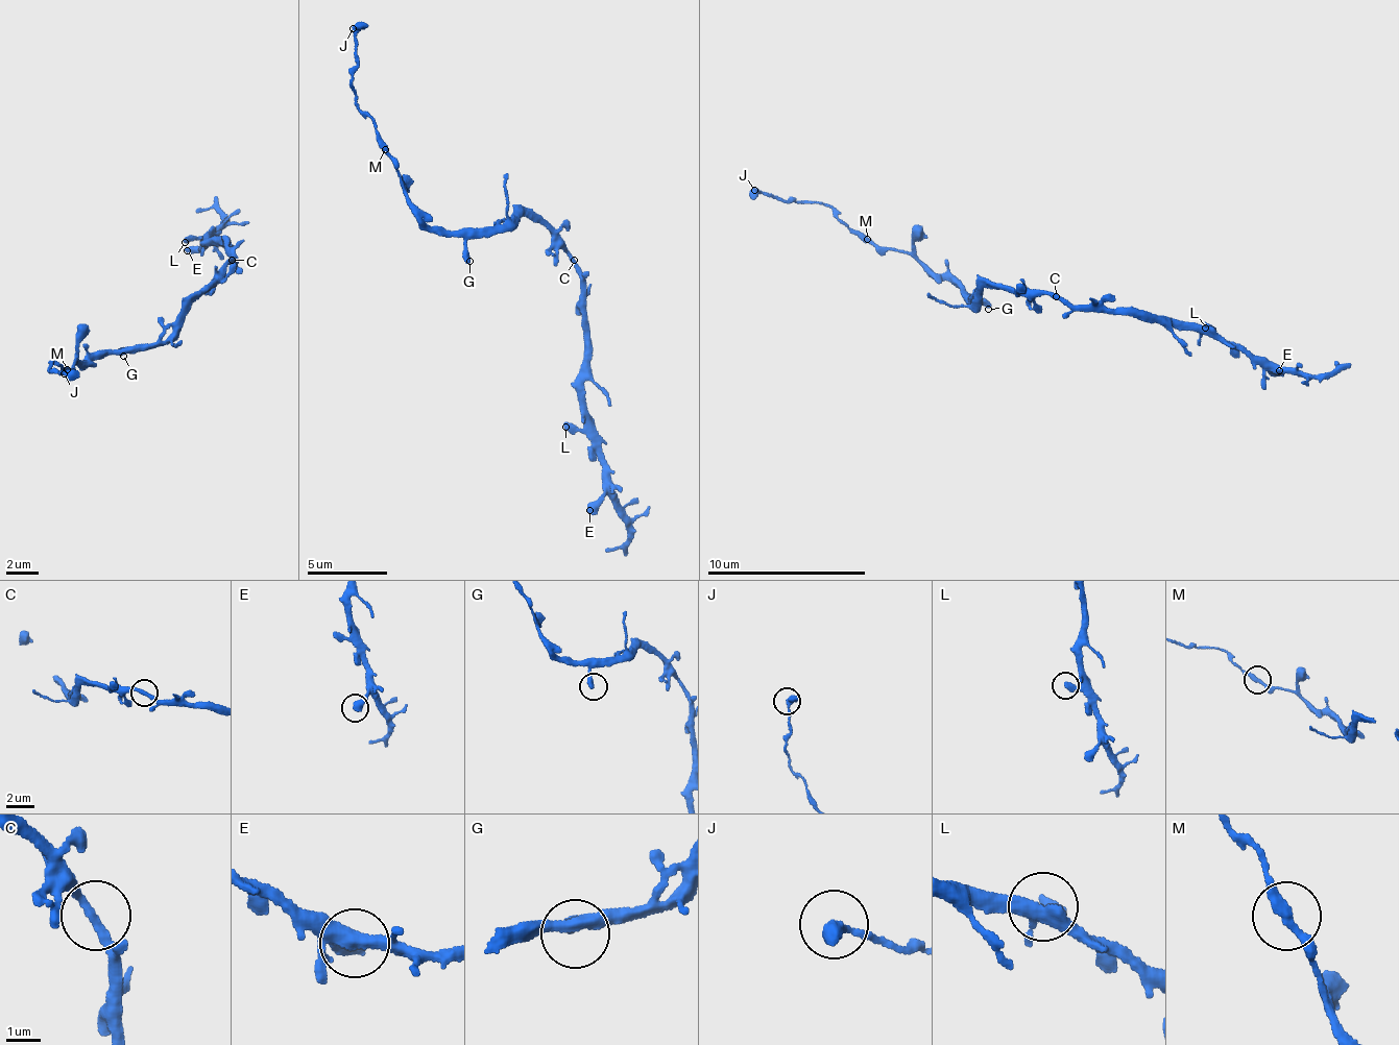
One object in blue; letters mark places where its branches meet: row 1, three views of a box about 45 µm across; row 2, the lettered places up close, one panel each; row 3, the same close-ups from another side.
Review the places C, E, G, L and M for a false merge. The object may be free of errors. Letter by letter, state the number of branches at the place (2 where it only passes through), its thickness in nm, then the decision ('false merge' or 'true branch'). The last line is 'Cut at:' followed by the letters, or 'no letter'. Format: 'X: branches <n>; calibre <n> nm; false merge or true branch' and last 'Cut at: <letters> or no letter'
C: branches 2; calibre 260 nm; true branch
E: branches 1; calibre 460 nm; true branch
G: branches 1; calibre 360 nm; true branch
L: branches 1; calibre 360 nm; true branch
M: branches 2; calibre 300 nm; true branch
Cut at: no letter

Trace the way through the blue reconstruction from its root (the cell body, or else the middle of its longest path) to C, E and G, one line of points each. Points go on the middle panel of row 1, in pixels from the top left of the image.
C: (543, 224), (551, 231), (551, 237), (558, 247), (574, 260)
E: (543, 224), (579, 277), (587, 372), (581, 384), (582, 410), (588, 433), (598, 443), (603, 489), (589, 510)
G: (543, 224), (519, 216), (492, 229), (477, 232), (467, 245), (469, 261)

